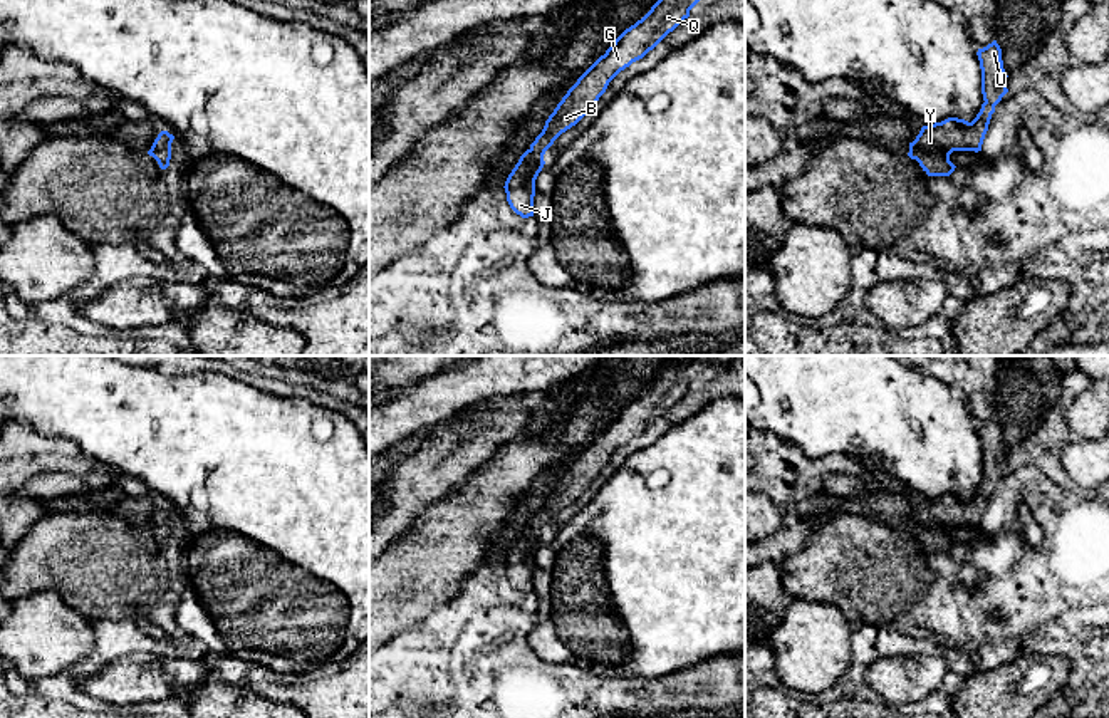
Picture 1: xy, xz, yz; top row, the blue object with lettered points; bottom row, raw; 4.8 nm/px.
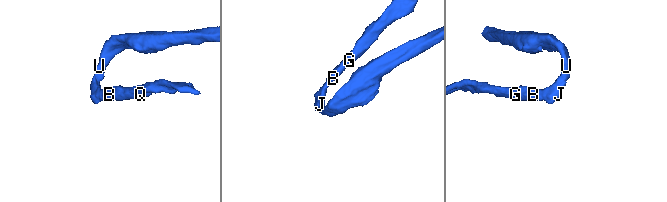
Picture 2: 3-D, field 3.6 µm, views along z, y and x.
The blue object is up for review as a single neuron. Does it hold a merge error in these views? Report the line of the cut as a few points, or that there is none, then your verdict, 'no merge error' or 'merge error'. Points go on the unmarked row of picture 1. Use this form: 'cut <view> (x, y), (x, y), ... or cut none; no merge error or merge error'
cut none; no merge error

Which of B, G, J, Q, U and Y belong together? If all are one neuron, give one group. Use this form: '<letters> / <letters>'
B G J Q U Y

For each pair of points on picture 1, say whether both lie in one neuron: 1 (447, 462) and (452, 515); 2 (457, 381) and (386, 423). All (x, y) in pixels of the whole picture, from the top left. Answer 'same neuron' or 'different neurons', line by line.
1: different neurons
2: same neuron

